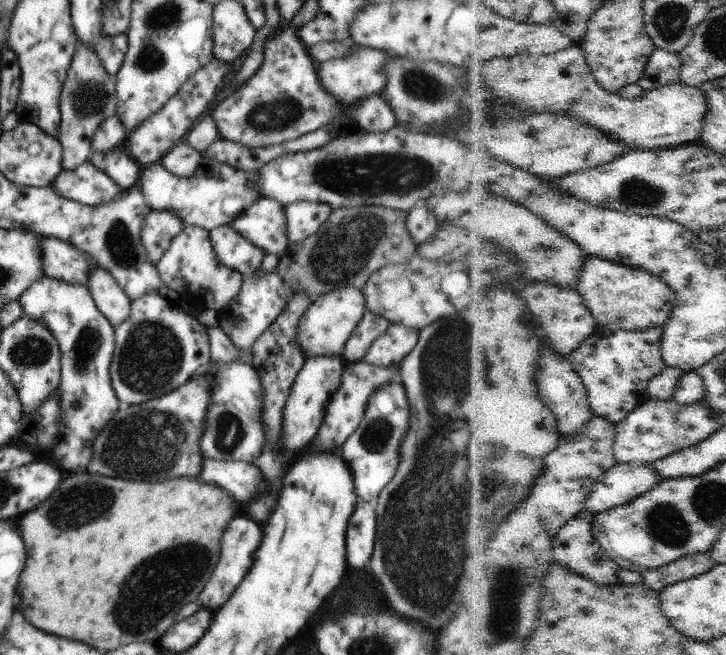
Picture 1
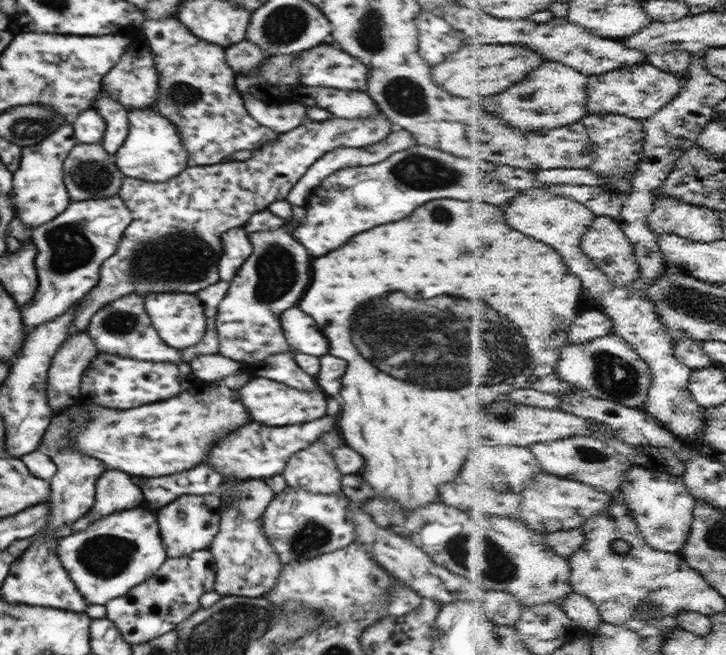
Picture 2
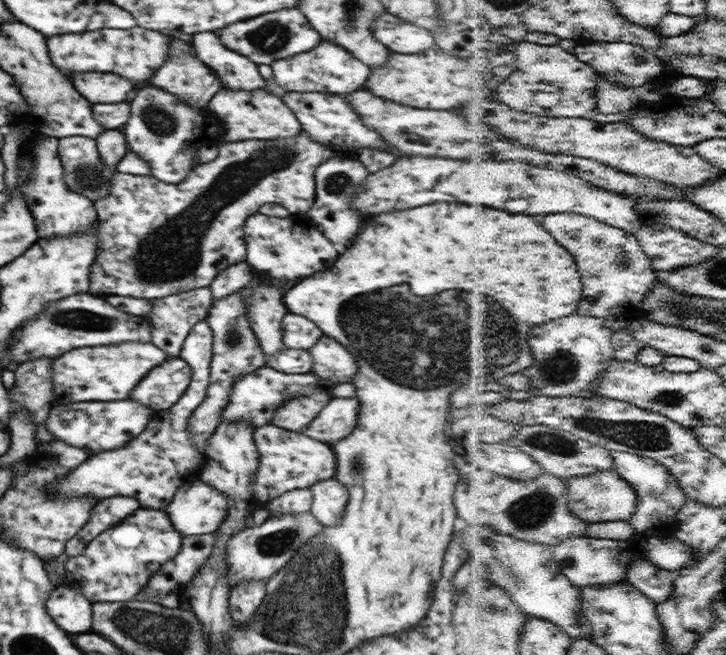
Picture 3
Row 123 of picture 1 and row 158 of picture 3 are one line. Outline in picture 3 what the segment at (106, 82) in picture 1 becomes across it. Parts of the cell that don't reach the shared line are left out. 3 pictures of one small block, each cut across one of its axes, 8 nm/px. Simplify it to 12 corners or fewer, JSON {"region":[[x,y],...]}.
{"region":[[58,139],[64,184],[92,203],[106,199],[117,169],[95,139]]}

